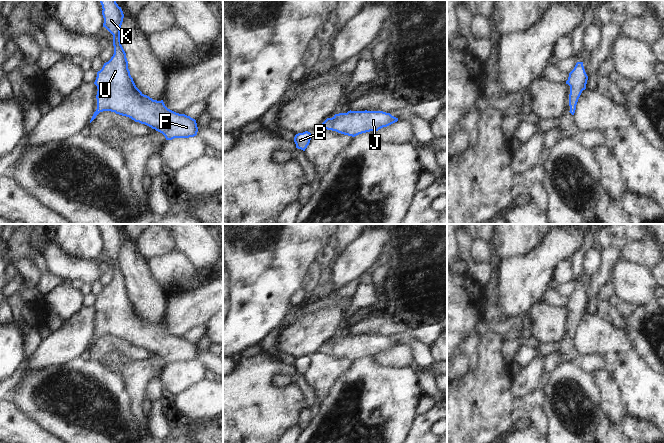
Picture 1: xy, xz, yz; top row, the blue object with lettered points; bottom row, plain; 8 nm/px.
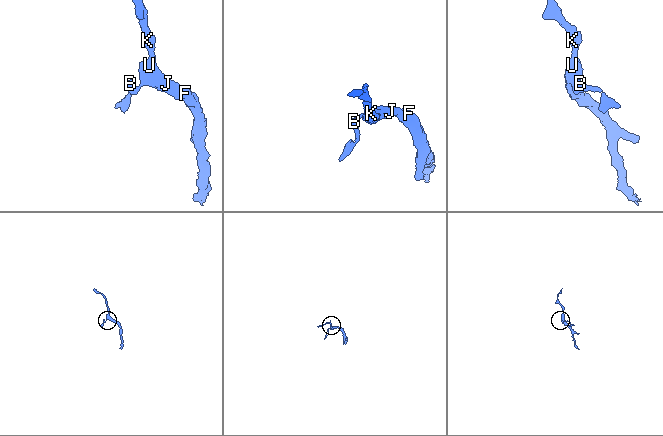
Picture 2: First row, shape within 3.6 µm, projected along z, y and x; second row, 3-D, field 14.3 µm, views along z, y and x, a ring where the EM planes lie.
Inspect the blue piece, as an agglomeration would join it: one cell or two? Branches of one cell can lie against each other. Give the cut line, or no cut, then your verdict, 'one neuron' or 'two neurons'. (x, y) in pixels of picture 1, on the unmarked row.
no cut | one neuron

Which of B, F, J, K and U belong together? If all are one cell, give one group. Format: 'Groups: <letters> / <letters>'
Groups: B F J K U.

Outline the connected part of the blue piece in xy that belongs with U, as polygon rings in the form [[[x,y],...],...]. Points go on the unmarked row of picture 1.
[[[99,224],[104,242],[103,251],[113,259],[114,278],[97,296],[97,333],[90,347],[103,335],[111,335],[145,348],[162,357],[166,364],[197,359],[196,344],[168,333],[163,324],[153,324],[135,309],[128,293],[126,277],[120,265],[124,238],[116,224]]]

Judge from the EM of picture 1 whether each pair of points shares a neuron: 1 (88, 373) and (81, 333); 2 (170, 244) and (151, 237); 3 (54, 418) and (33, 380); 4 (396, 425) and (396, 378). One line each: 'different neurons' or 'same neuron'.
1: different neurons
2: same neuron
3: same neuron
4: same neuron

